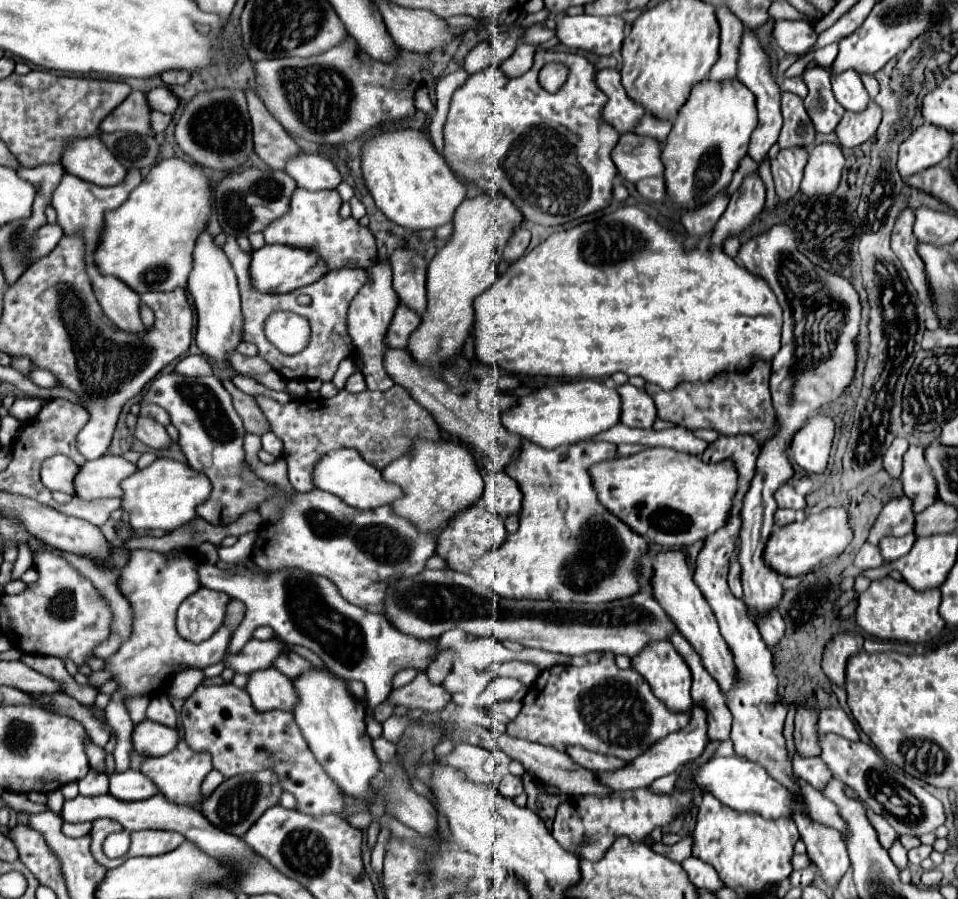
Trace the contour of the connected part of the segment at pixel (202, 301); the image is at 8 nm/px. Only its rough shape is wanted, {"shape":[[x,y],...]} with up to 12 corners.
{"shape":[[208,231],[196,237],[188,293],[196,343],[228,361],[242,327],[234,269]]}

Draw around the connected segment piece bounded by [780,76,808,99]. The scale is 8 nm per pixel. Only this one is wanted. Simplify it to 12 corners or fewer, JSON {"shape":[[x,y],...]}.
{"shape":[[801,76],[789,78],[780,84],[780,89],[791,91],[805,98],[808,88]]}

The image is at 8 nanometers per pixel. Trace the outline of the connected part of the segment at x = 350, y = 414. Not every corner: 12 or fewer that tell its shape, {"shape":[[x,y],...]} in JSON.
{"shape":[[402,387],[300,399],[256,395],[288,479],[356,449],[382,471],[436,421]]}

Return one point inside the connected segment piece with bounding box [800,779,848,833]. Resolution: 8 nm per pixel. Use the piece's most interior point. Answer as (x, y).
(821, 810)

